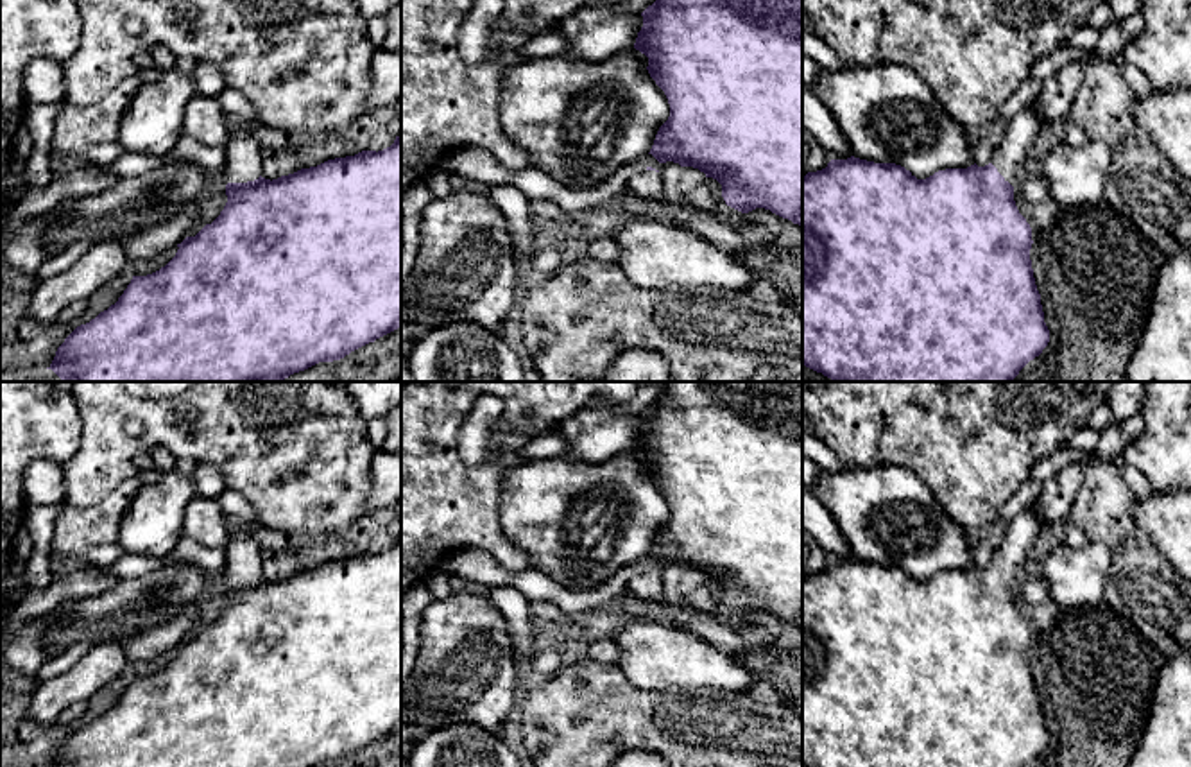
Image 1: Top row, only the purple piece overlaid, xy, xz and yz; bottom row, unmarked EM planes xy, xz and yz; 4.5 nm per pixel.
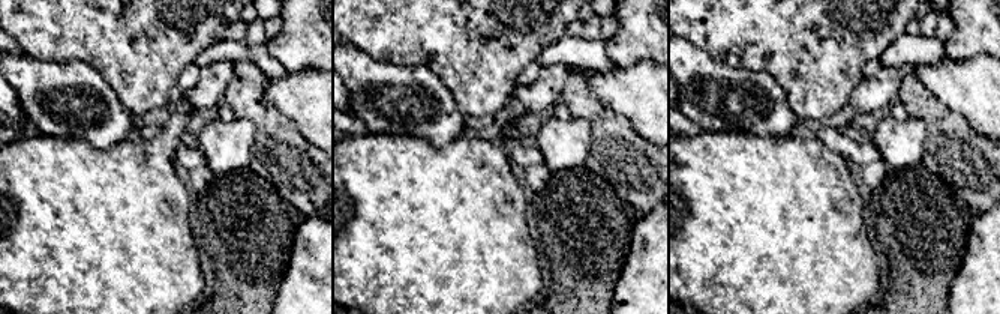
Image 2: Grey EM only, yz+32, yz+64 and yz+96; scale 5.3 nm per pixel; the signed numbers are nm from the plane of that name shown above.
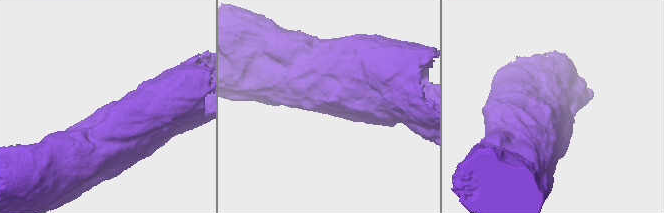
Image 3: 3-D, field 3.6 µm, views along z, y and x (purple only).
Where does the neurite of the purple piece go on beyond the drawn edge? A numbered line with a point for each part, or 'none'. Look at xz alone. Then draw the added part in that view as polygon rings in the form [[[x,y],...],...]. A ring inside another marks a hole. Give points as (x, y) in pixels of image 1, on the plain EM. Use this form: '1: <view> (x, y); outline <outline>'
1: xz (647, 586); outline [[[645,570],[629,581],[627,591],[639,600],[657,602],[663,595],[663,581],[659,573]]]

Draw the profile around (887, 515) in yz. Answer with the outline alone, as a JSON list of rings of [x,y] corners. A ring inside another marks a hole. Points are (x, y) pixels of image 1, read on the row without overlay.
[[[906,468],[822,470],[815,495],[854,559],[901,566],[917,581],[974,566],[965,530]]]

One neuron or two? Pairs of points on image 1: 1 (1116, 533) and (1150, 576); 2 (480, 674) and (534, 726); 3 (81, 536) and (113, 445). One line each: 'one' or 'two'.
1: one
2: two
3: two

